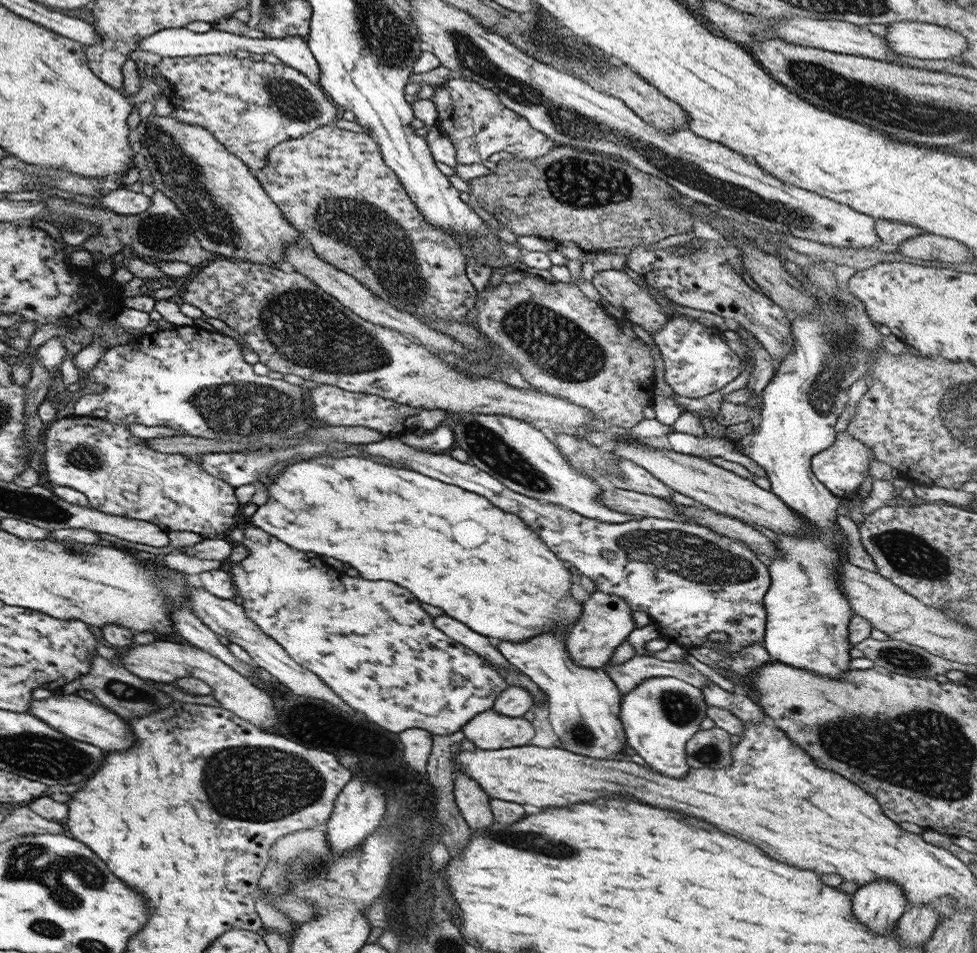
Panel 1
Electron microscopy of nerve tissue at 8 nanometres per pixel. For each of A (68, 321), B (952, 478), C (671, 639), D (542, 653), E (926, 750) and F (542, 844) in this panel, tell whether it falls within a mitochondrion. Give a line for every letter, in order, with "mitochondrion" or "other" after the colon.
A: other
B: other
C: other
D: other
E: mitochondrion
F: mitochondrion

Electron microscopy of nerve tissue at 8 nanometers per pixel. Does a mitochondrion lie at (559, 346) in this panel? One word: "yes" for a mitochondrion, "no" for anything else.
yes

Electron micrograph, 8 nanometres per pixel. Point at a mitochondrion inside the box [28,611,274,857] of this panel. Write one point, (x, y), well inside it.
(125, 692)

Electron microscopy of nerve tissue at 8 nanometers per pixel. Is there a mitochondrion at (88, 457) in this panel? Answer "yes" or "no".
yes

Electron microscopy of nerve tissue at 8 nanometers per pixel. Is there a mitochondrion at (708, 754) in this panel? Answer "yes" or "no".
yes

